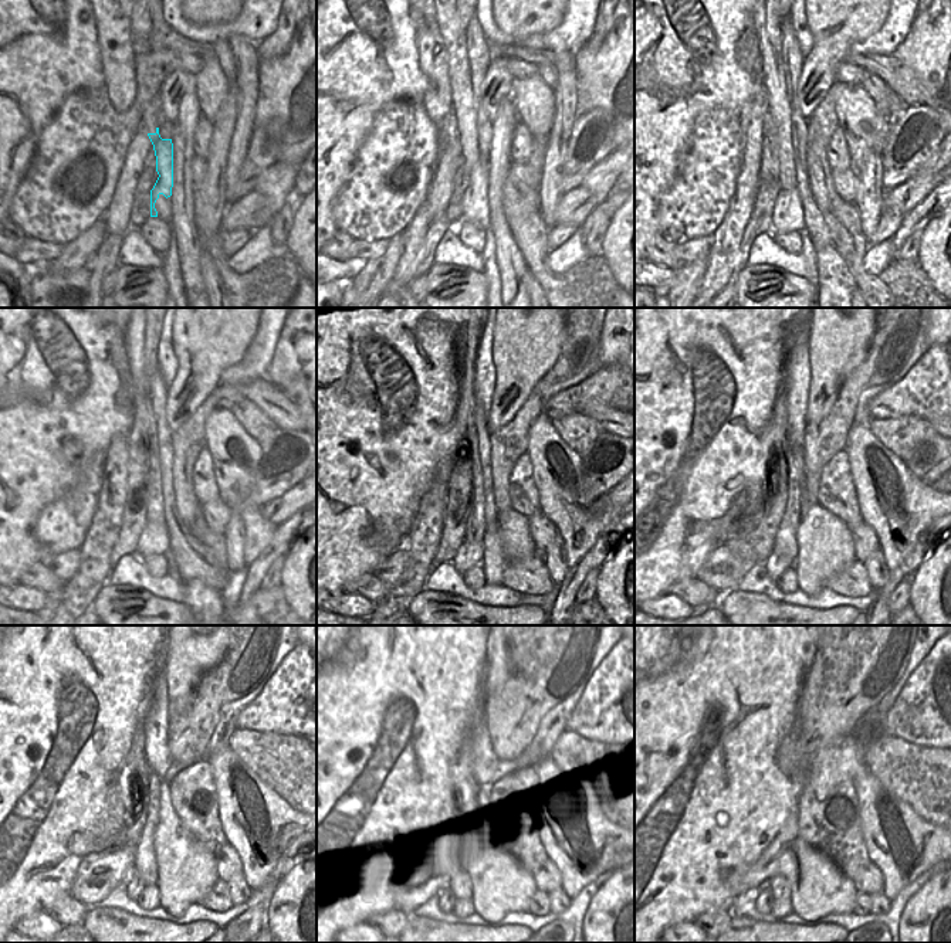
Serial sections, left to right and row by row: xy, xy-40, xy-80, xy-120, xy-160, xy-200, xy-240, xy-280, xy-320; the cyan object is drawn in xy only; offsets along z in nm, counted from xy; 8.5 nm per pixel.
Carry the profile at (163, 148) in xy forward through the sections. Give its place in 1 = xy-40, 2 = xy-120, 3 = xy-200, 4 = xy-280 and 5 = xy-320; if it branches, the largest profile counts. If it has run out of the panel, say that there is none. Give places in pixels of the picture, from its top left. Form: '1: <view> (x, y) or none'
1: xy-40 (480, 175)
2: xy-120 (145, 546)
3: xy-200 (775, 566)
4: xy-280 (447, 896)
5: xy-320 (764, 902)

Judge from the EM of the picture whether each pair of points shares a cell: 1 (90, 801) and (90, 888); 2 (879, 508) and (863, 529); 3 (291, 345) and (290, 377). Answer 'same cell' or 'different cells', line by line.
1: different cells
2: different cells
3: same cell

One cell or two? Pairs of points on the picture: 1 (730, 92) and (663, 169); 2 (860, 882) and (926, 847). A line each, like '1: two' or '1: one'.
1: one
2: two

